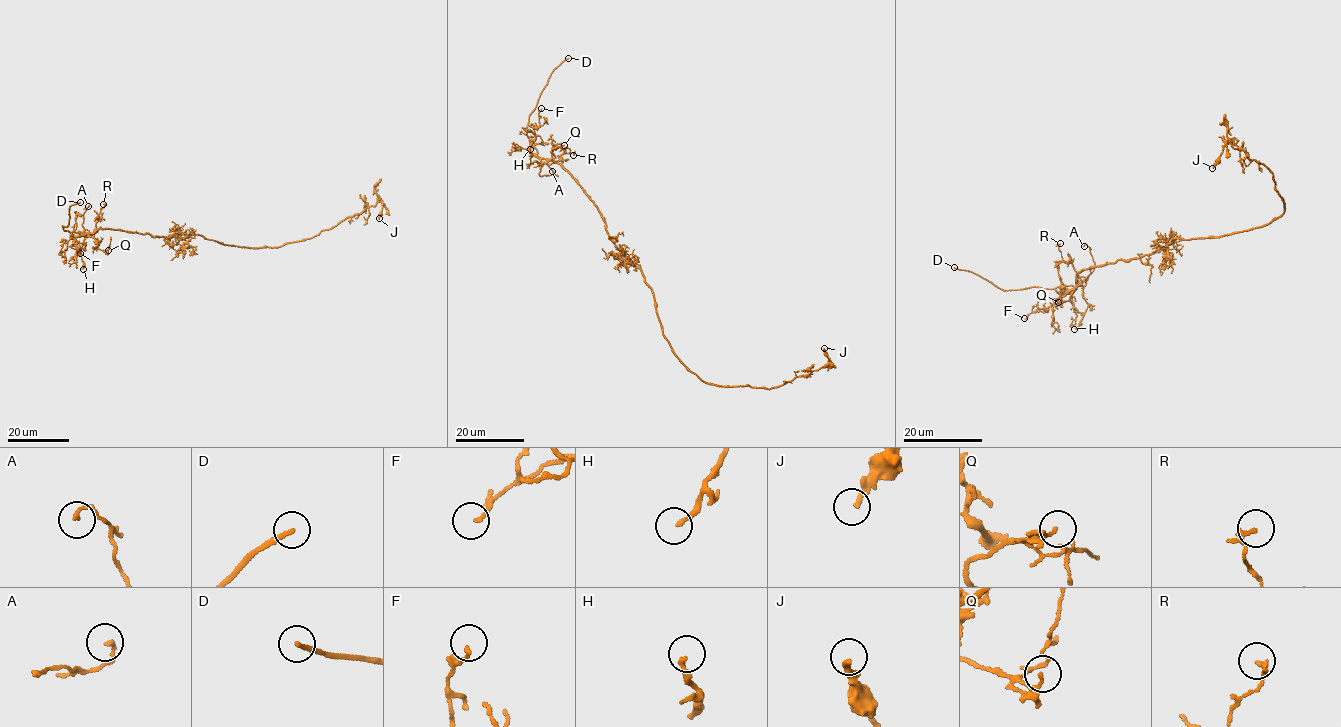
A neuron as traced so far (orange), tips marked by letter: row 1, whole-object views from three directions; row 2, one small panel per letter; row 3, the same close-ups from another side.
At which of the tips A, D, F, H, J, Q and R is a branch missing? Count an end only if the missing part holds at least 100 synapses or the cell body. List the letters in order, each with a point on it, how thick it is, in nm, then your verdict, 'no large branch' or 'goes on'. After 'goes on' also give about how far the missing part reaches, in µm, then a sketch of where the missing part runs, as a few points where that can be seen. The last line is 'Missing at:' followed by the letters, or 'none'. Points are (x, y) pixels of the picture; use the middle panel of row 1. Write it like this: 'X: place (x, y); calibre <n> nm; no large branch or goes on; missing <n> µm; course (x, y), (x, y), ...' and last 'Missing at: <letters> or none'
A: place (552, 171); calibre 160 nm; no large branch
D: place (568, 58); calibre 180 nm; goes on; missing 30 µm; course (568, 58), (594, 43), (605, 24), (619, 17), (631, 7)
F: place (541, 108); calibre 130 nm; no large branch
H: place (530, 149); calibre 180 nm; no large branch
J: place (824, 348); calibre 220 nm; no large branch
Q: place (564, 145); calibre 90 nm; no large branch
R: place (573, 155); calibre 220 nm; no large branch
Missing at: D

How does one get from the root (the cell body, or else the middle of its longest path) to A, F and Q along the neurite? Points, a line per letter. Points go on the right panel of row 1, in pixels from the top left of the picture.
A: (1180, 238), (1144, 255), (1077, 272), (1076, 280), (1081, 284), (1095, 265), (1089, 247), (1084, 246)
F: (1180, 238), (1144, 255), (1077, 272), (1077, 286), (1072, 291), (1024, 318)
Q: (1180, 238), (1144, 255), (1077, 272), (1081, 284), (1069, 299), (1060, 304), (1058, 302)

